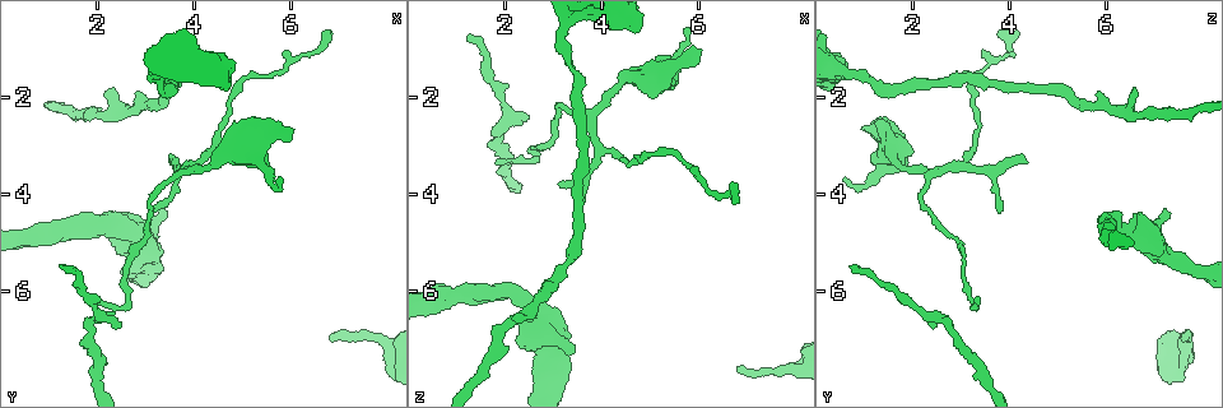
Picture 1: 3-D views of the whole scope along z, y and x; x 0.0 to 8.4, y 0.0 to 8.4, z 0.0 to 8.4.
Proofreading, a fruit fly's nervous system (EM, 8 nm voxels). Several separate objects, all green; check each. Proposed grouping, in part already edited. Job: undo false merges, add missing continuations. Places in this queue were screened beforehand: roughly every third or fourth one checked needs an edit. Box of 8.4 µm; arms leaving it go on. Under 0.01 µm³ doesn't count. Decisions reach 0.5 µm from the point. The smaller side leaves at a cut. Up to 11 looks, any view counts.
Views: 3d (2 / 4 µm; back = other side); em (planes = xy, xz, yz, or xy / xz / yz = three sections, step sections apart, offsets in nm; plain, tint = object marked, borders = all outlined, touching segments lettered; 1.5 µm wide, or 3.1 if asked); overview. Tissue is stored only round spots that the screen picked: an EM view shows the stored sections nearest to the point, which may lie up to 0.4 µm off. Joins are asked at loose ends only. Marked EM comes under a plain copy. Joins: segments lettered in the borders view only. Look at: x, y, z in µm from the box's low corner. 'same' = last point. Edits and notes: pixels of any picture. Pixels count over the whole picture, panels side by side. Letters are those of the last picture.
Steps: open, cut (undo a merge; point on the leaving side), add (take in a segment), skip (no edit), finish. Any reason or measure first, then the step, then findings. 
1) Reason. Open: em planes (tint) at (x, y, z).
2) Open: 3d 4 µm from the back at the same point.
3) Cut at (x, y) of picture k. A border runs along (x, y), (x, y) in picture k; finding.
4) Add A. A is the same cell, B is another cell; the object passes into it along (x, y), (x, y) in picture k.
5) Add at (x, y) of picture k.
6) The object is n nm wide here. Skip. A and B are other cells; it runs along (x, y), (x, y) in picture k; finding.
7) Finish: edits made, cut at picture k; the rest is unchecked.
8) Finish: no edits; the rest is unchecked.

Open: em planes (borders) at (6.00, 2.65, 1.05).

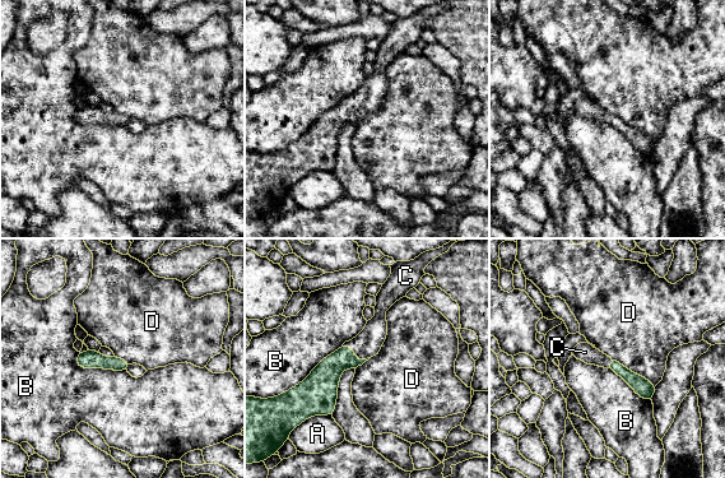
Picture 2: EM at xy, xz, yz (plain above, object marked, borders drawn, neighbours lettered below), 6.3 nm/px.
The longest contact is with B, 340 nm. Add C. C is the same cell, A, B and D are other cells; the object passes into it along (324, 379), (353, 354), (368, 342) in picture 2; the neuron continues.

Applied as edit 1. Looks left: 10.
See it whole again. Open: overview.

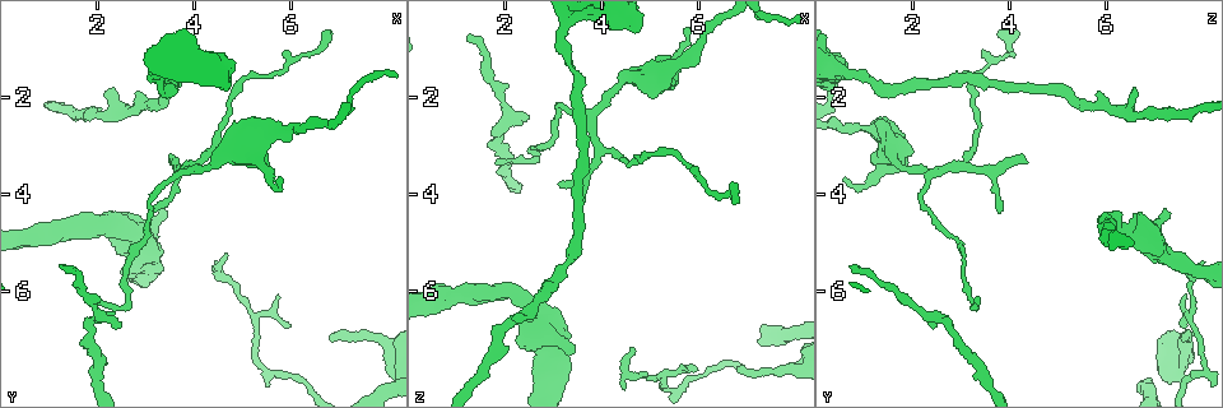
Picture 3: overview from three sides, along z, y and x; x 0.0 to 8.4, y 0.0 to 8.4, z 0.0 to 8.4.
An open end. Open: em xy step 8 (borders) at (3.35, 4.30, 7.20).

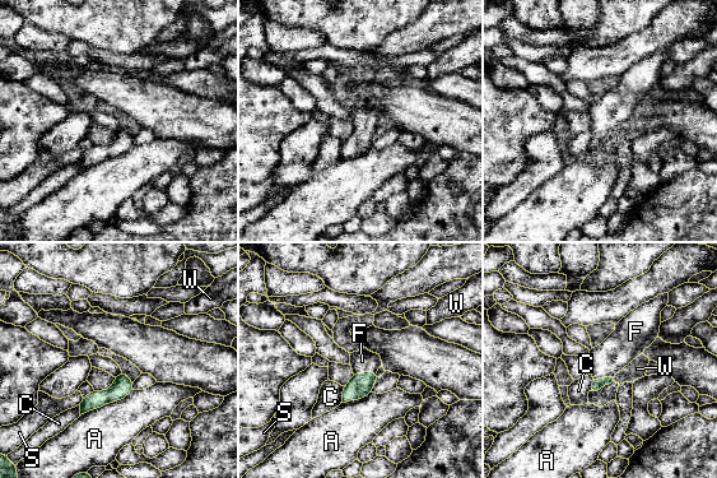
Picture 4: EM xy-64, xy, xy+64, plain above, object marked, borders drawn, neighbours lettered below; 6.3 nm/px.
Open: em planes (borders) at the same point.

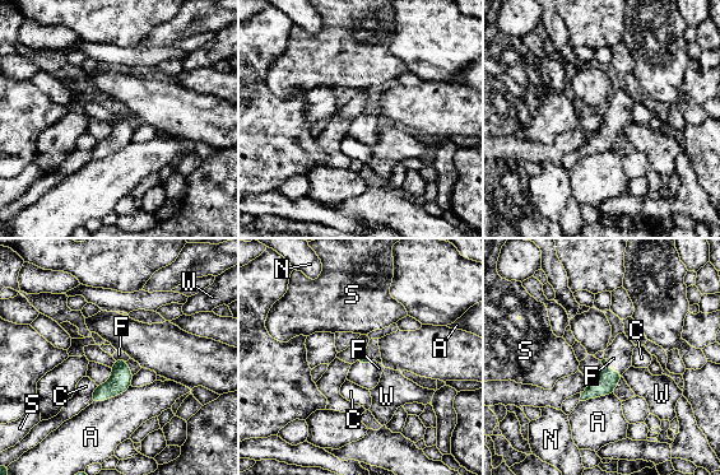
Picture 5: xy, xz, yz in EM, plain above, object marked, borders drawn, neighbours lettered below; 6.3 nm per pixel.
Add F. F is the same cell, A, C, N, S and W are other cells; the object passes into it along (604, 383), (611, 369), (618, 354) in picture 5; the neuron continues.

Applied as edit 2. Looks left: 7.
Open: overview.

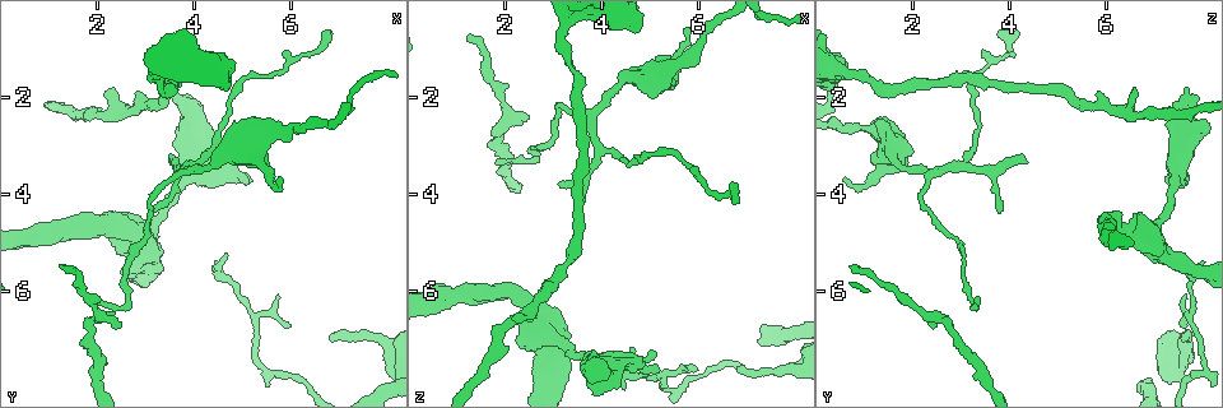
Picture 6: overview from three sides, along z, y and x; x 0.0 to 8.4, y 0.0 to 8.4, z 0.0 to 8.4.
Free end. Open: 3d 4 µm at (5.10, 3.80, 7.20).

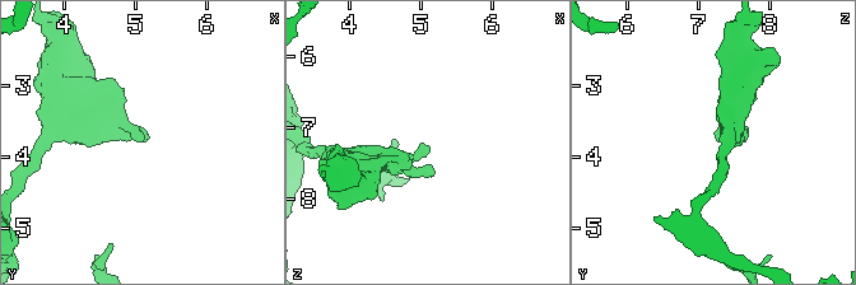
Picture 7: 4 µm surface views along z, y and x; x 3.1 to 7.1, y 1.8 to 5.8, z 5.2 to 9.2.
Shape alone is not enough. Open: em yz step 8 (tint) at (5.10, 3.75, 7.20).

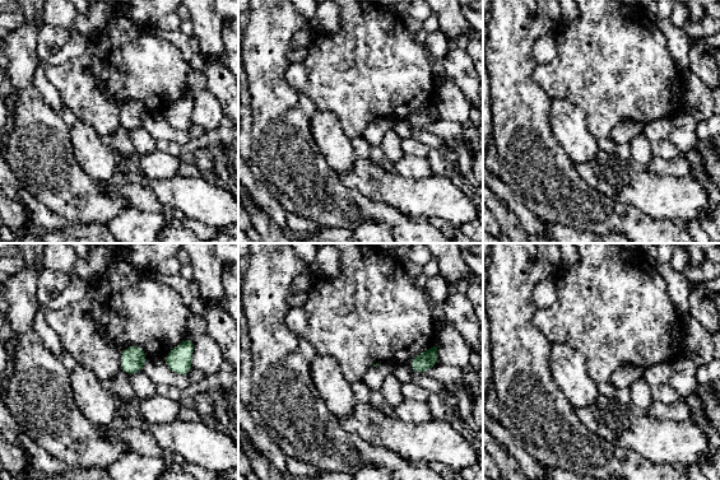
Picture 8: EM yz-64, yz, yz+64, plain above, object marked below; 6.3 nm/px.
What lies round it. Open: em yz step 8 (borders) at the same point.

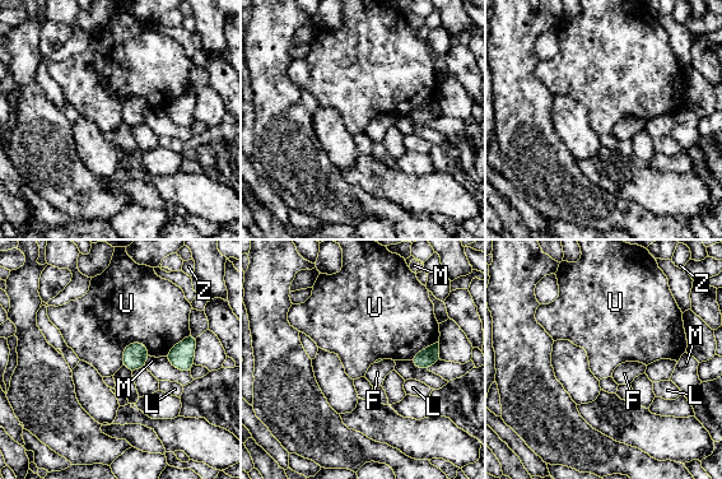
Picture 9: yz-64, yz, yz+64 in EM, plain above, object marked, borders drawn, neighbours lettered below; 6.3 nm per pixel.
Skip. F, L, M, U and Z are other cells; a border runs along (150, 356), (129, 343), (121, 362) in picture 9; none of them fits.

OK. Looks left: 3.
Thin end. Open: em 3.1 µm xz step 8 (tint) at (2.55, 6.70, 2.40).

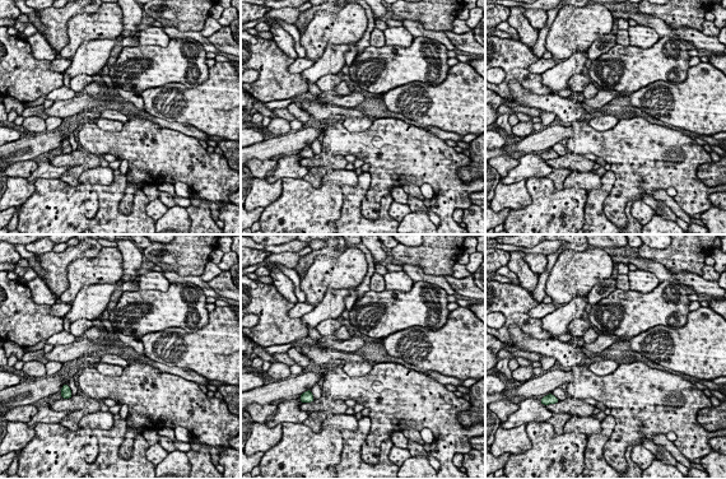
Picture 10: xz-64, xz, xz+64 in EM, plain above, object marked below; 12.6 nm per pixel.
Another direction. Open: em 3.1 µm planes (borders) at the same point.

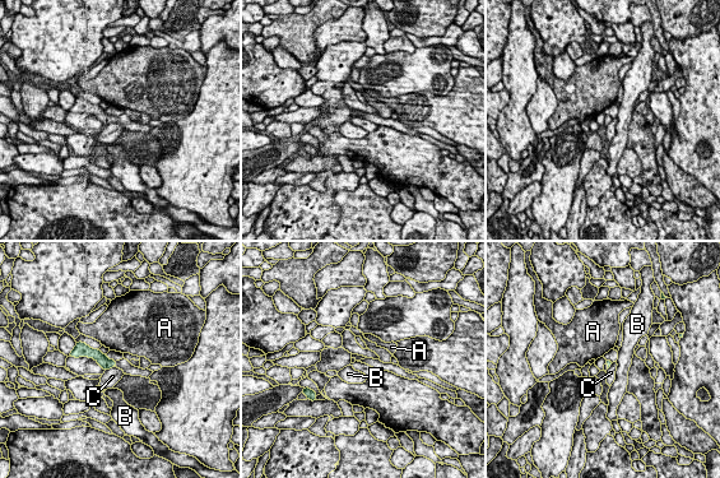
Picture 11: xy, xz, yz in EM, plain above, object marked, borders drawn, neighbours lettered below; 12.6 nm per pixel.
Skip. A, B and C are other cells; a border runs along (115, 366), (105, 371) in picture 11; no lettered segment goes on from it.

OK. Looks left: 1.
Finish: edits made, add at picture 2, add at picture 5; the rest is unchecked.

